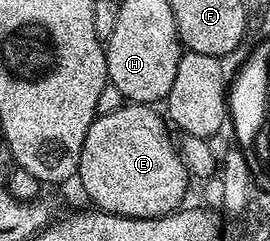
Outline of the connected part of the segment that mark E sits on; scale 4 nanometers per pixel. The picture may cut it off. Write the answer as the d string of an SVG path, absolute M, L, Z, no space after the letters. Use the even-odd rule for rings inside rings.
M125 109L114 114L97 116L87 130L92 136L92 156L104 158L106 164L106 194L132 194L132 208L160 208L156 212L128 212L126 217L162 217L177 211L187 197L186 190L190 175L181 162L177 151L166 146L165 142L148 126L132 118Z

